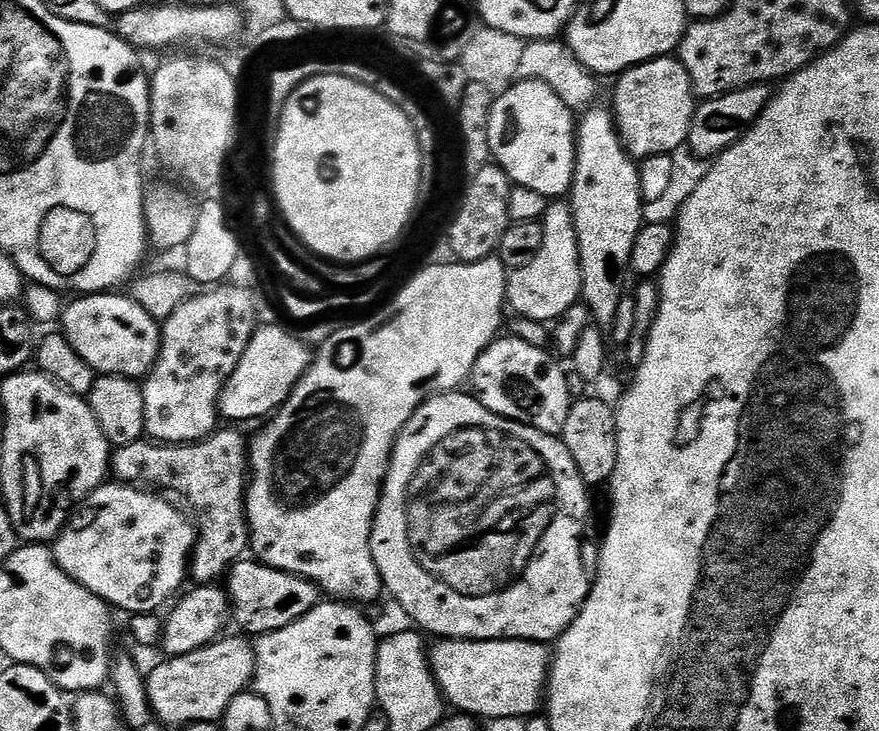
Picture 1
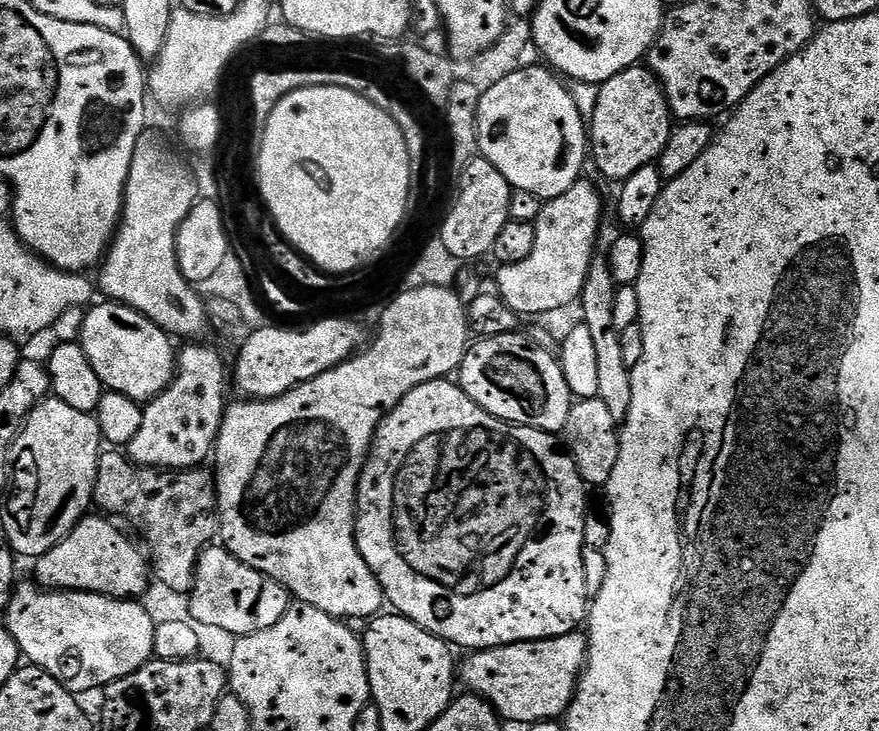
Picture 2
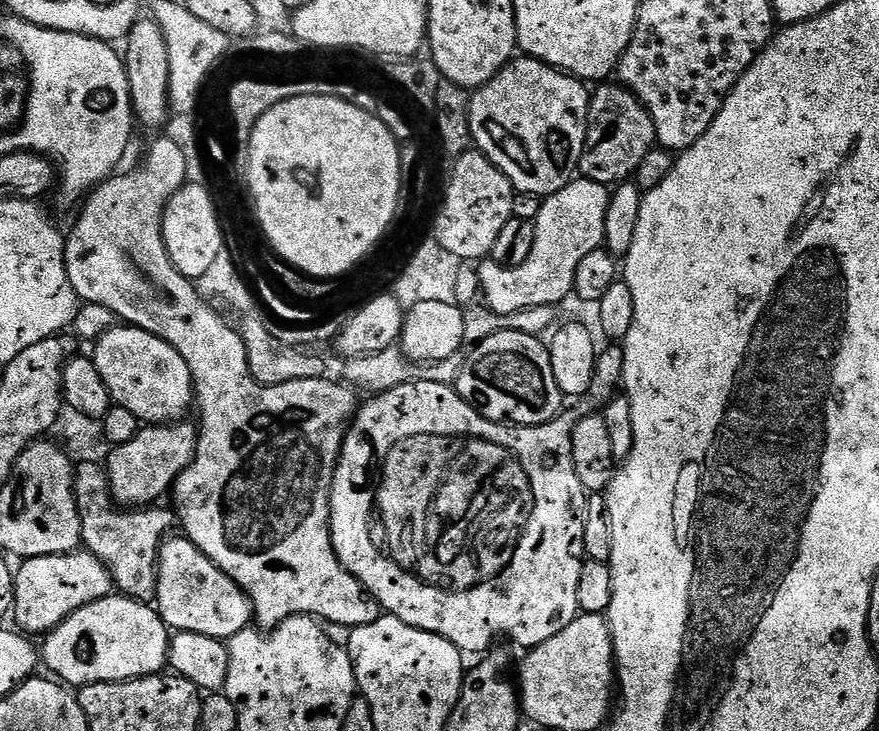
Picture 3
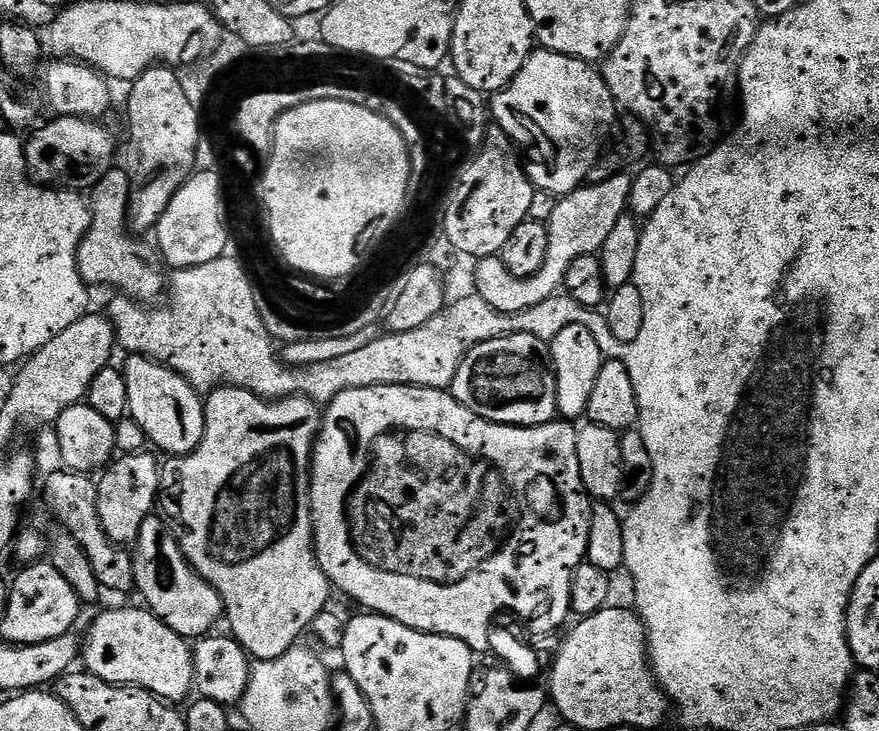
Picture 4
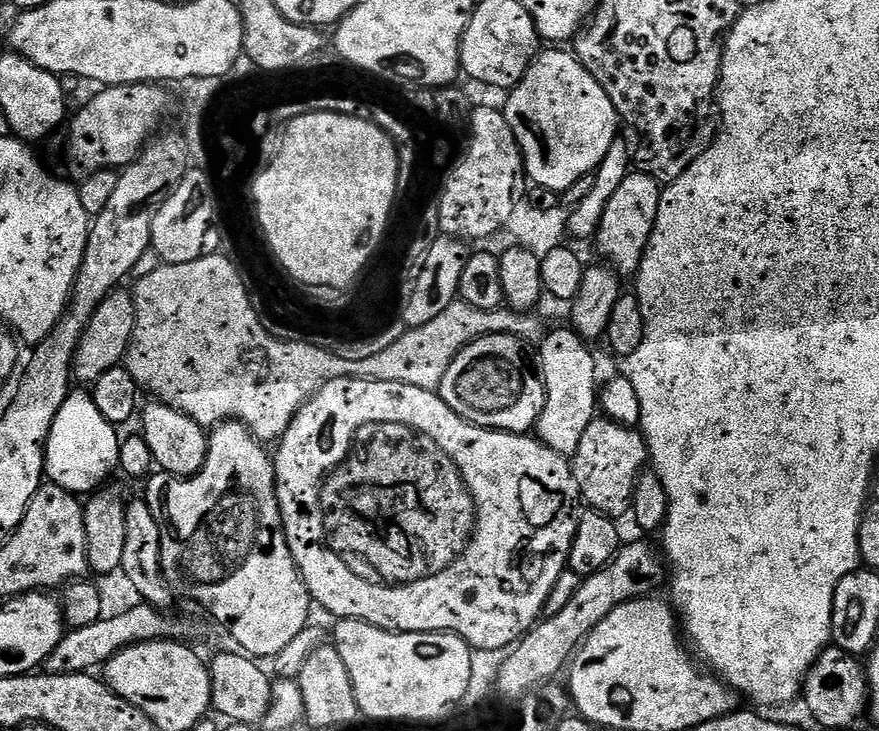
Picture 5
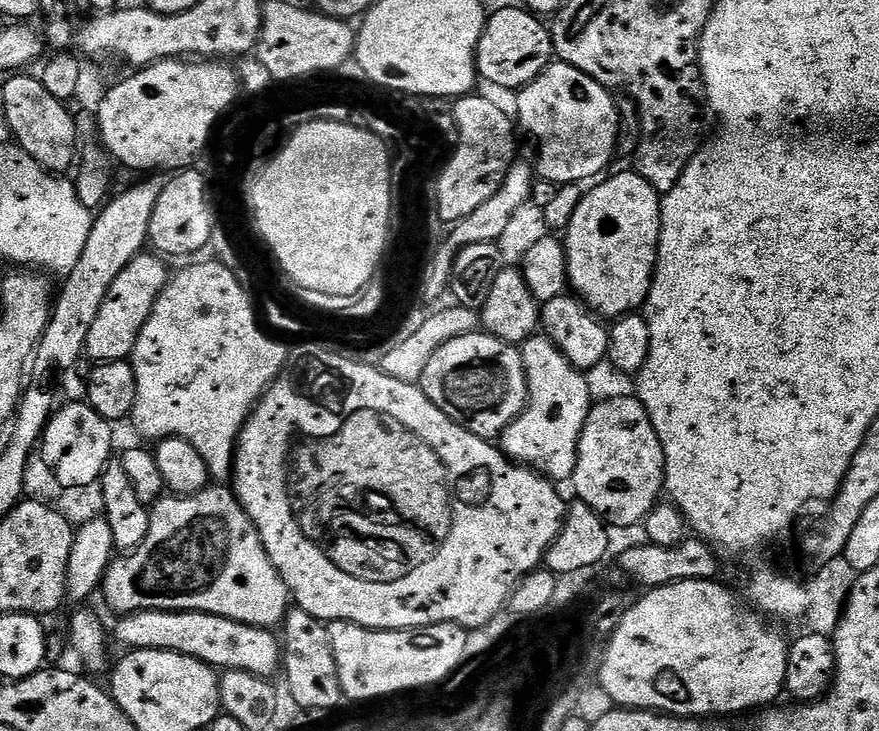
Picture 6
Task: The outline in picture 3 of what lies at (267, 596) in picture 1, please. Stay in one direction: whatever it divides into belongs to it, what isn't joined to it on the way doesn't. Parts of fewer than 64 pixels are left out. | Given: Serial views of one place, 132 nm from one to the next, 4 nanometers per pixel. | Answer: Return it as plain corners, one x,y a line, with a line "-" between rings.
183,534
169,535
160,549
154,607
173,633
206,634
225,642
254,620
250,598

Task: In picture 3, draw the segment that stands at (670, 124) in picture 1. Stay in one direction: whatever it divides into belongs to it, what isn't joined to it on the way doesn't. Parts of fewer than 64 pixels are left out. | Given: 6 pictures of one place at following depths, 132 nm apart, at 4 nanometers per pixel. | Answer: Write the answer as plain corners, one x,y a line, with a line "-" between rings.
623,86
600,88
594,92
594,108
604,116
612,116
590,132
591,143
587,145
580,160
579,175
585,180
615,186
631,181
635,172
639,173
647,158
658,144
658,125
652,113
634,93

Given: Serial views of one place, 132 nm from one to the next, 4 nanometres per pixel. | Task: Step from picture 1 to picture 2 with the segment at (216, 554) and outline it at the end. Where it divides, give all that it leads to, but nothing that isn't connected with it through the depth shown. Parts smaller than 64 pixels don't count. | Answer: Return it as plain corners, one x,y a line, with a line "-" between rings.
120,450
100,454
93,505
109,518
129,520
144,535
151,575
172,592
191,591
198,558
218,536
216,477
204,471
143,468

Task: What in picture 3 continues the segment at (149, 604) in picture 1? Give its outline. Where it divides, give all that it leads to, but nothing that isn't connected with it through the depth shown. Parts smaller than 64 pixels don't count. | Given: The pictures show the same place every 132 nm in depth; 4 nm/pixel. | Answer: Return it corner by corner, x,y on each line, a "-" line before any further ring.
87,550
67,552
61,556
30,556
21,564
24,565
14,572
14,620
16,616
15,627
24,634
47,634
82,606
114,592
112,576
106,566
102,566
99,558

